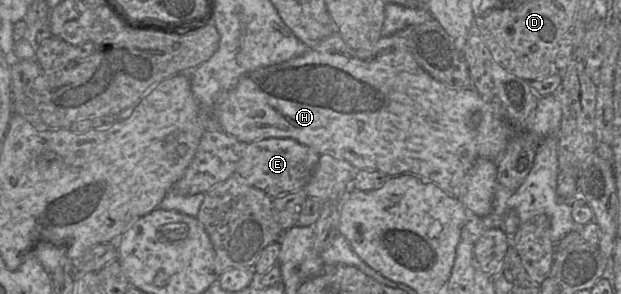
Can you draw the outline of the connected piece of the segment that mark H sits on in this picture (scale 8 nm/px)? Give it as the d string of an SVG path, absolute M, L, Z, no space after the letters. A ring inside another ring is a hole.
M407 26L391 36L382 36L373 47L367 50L357 50L349 47L339 32L335 32L298 57L244 74L234 87L222 92L217 97L215 116L221 129L243 144L268 138L291 138L310 147L319 155L330 155L336 159L345 160L358 170L379 170L390 177L399 175L416 176L424 182L434 183L457 199L462 194L464 184L467 182L467 175L476 160L487 158L497 162L512 136L511 127L502 114L486 102L473 87L452 89L433 79L420 67L415 58L415 26Z

